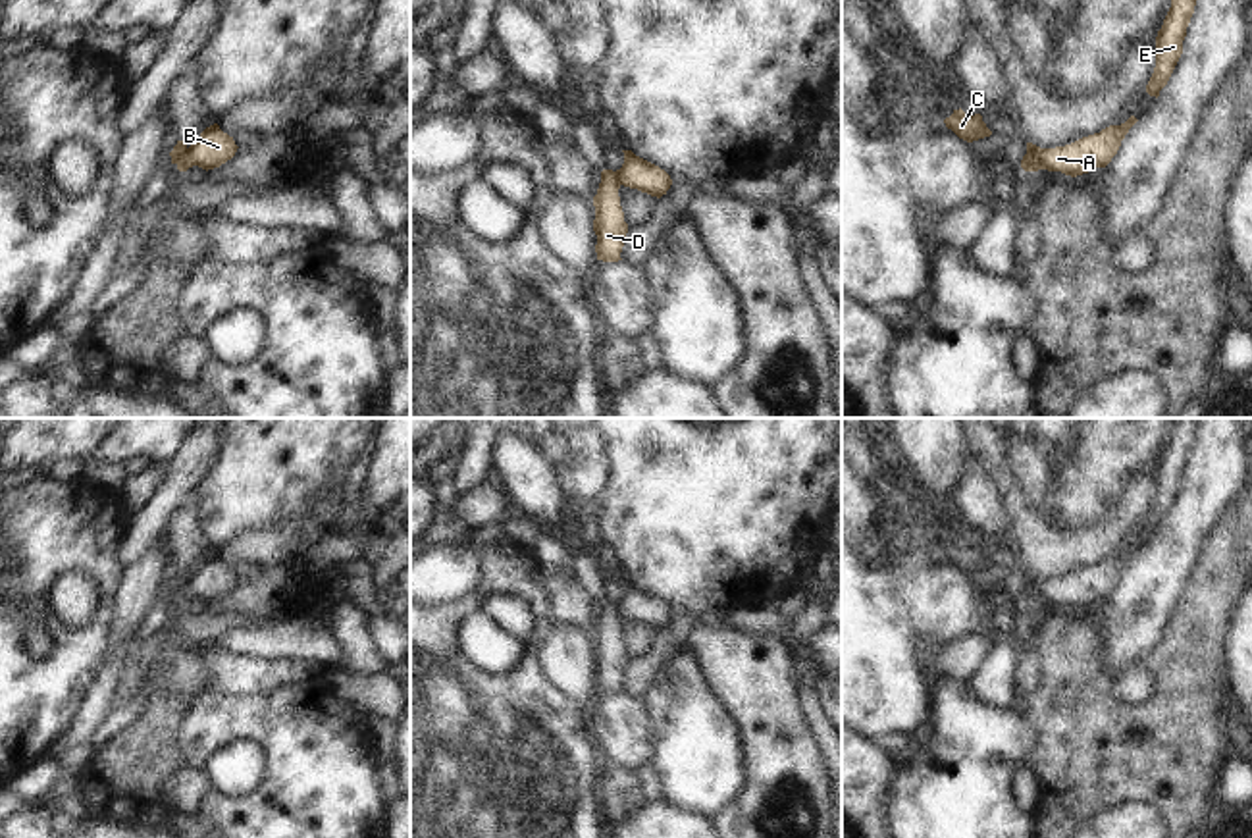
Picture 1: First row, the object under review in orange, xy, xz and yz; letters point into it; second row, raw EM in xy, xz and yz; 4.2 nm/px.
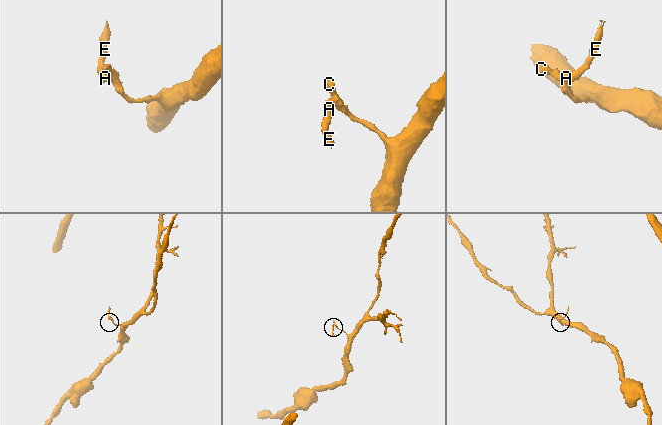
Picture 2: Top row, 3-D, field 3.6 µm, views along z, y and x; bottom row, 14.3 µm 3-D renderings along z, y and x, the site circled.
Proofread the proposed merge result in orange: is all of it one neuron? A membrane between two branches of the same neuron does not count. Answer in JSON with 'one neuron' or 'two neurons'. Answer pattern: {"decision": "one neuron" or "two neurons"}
{"decision": "two neurons"}

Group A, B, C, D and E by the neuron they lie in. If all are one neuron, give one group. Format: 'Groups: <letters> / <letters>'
Groups: A D E / B C.

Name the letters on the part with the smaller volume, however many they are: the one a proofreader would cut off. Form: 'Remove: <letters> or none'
Remove: A, D, E

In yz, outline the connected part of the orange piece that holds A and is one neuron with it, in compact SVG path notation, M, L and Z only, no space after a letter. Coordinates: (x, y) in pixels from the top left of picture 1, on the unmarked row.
M1131 547L1121 557L1109 557L1100 564L1056 580L1040 580L1032 574L1027 574L1027 584L1038 589L1040 601L1061 603L1065 607L1077 609L1096 599L1106 599L1136 553L1138 551Z

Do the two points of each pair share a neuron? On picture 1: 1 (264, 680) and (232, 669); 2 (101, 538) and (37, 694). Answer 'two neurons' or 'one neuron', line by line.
1: one neuron
2: one neuron

